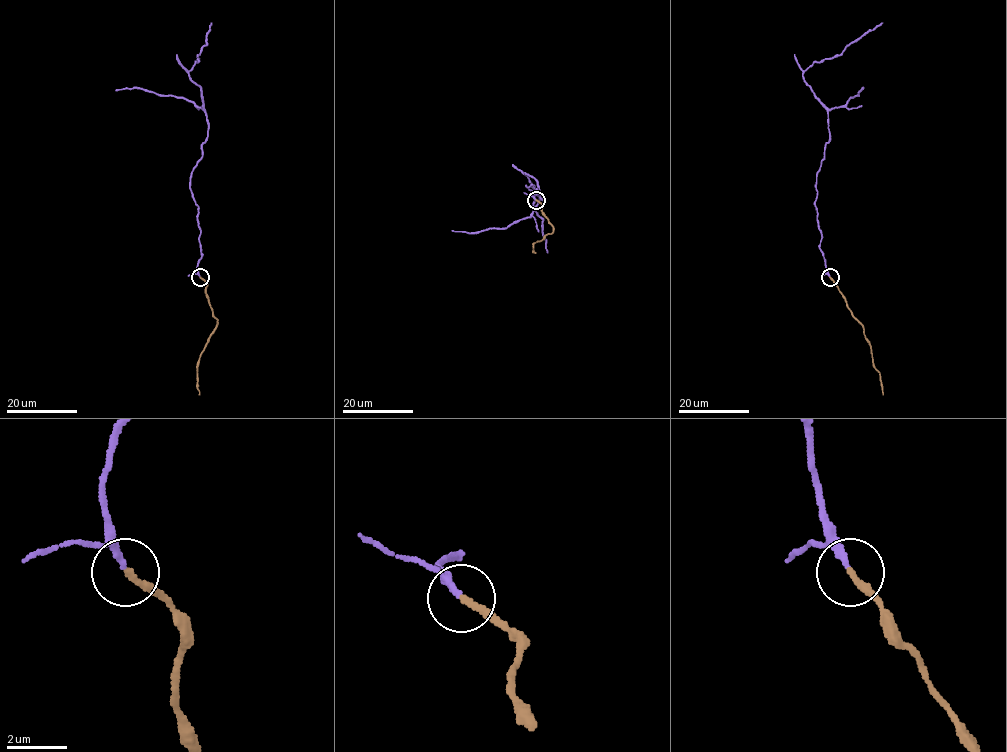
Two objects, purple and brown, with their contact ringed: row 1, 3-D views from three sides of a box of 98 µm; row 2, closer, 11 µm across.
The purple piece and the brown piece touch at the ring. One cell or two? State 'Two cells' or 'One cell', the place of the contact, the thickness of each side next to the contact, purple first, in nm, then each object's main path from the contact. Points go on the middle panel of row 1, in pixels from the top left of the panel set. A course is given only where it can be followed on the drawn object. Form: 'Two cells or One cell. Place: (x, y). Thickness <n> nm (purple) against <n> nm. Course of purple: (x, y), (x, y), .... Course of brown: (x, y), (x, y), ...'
One cell. Place: (536, 200). Thickness 200 nm (purple) against 200 nm. Course of purple: (535, 199), (534, 186), (526, 185), (544, 198), (525, 172), (548, 252). Course of brown: (535, 199), (542, 205), (541, 211), (553, 231), (534, 243), (534, 253)

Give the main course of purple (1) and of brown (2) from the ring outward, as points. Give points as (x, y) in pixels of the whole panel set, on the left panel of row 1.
1: (199, 276), (198, 208), (190, 182), (202, 156), (208, 120), (201, 90), (189, 74), (206, 44), (212, 23)
2: (199, 277), (206, 284), (205, 294), (217, 325), (198, 361), (198, 394)

